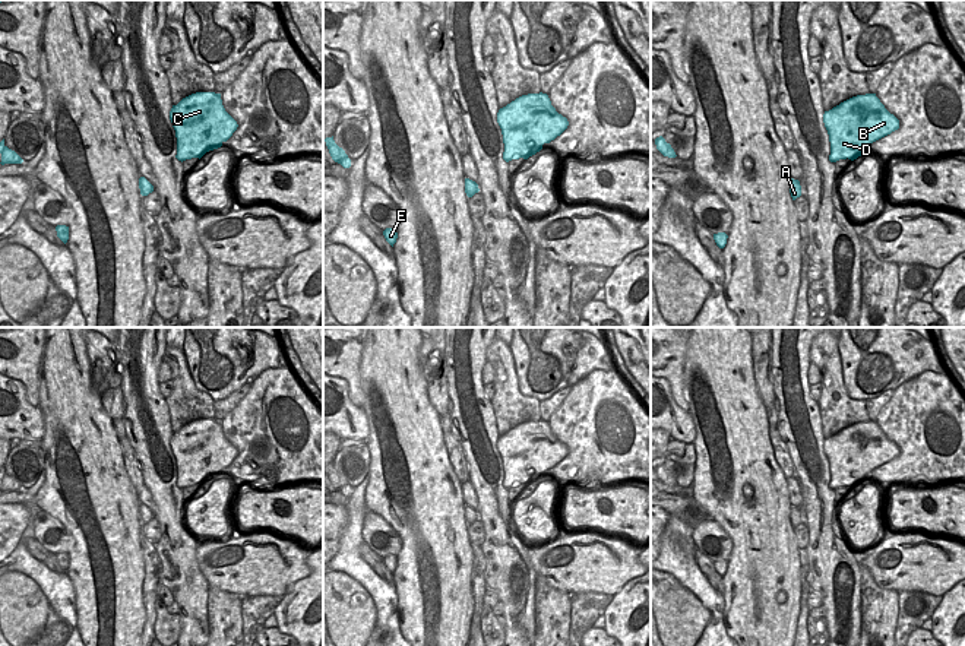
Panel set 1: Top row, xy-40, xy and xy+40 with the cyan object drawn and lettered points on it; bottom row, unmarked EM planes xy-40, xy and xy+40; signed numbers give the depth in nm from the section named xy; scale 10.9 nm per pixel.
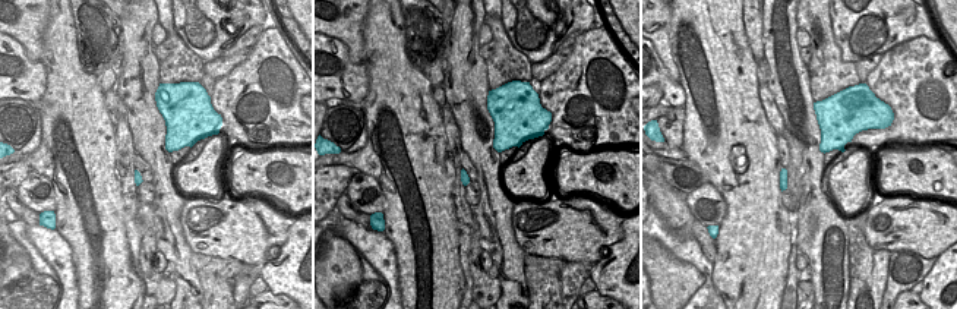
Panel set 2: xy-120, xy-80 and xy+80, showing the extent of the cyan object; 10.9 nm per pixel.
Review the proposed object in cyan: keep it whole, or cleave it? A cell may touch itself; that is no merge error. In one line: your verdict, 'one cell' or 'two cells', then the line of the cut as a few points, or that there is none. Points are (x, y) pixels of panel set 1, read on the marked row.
one cell; cut none

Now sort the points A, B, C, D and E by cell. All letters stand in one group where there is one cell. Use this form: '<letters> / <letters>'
A B C D E

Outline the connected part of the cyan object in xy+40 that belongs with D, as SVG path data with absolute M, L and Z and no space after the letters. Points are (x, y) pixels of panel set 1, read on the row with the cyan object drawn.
M876 94L852 96L823 114L829 134L829 161L857 159L861 149L899 129Z

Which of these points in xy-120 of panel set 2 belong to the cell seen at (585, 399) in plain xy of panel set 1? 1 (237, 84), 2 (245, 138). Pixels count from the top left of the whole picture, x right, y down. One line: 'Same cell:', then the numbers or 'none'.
Same cell: 1, 2

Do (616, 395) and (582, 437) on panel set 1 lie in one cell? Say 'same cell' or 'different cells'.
same cell

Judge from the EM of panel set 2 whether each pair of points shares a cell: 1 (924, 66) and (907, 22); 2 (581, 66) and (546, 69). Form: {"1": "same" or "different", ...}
{"1": "different", "2": "different"}

